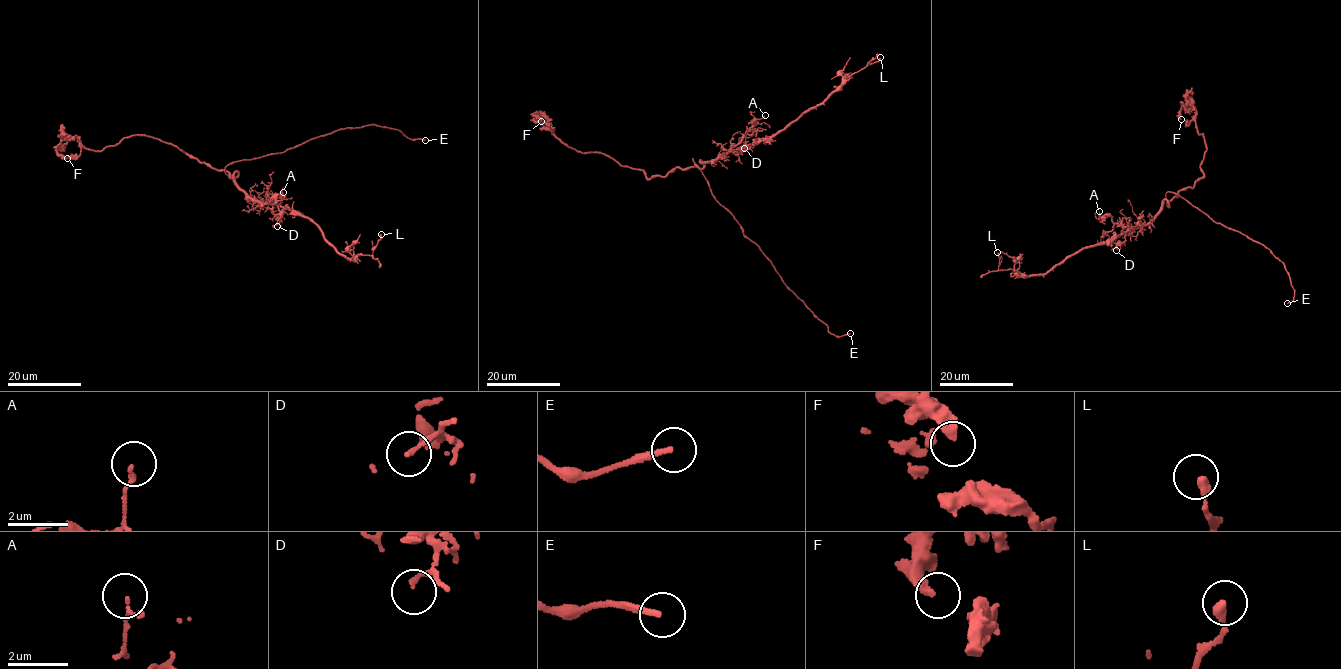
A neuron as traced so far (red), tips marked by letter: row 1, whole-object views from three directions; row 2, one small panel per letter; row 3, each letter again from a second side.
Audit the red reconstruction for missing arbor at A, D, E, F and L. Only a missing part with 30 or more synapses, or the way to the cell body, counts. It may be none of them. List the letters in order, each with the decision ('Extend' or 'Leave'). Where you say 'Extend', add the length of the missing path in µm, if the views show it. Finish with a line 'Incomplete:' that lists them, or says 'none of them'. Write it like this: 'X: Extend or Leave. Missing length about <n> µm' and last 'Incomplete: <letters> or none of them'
A: Leave
D: Leave
E: Extend. Missing length about 10 µm
F: Leave
L: Leave
Incomplete: E

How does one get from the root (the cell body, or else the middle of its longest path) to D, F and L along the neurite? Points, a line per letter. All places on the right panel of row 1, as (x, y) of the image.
D: (1168, 206), (1164, 200), (1149, 223), (1127, 231), (1116, 250)
F: (1168, 206), (1203, 172), (1200, 165), (1206, 147), (1193, 104), (1182, 107), (1181, 119)
L: (1168, 206), (1164, 200), (1149, 223), (1075, 252), (1045, 273), (1028, 276), (1011, 268), (1001, 270), (997, 252)

